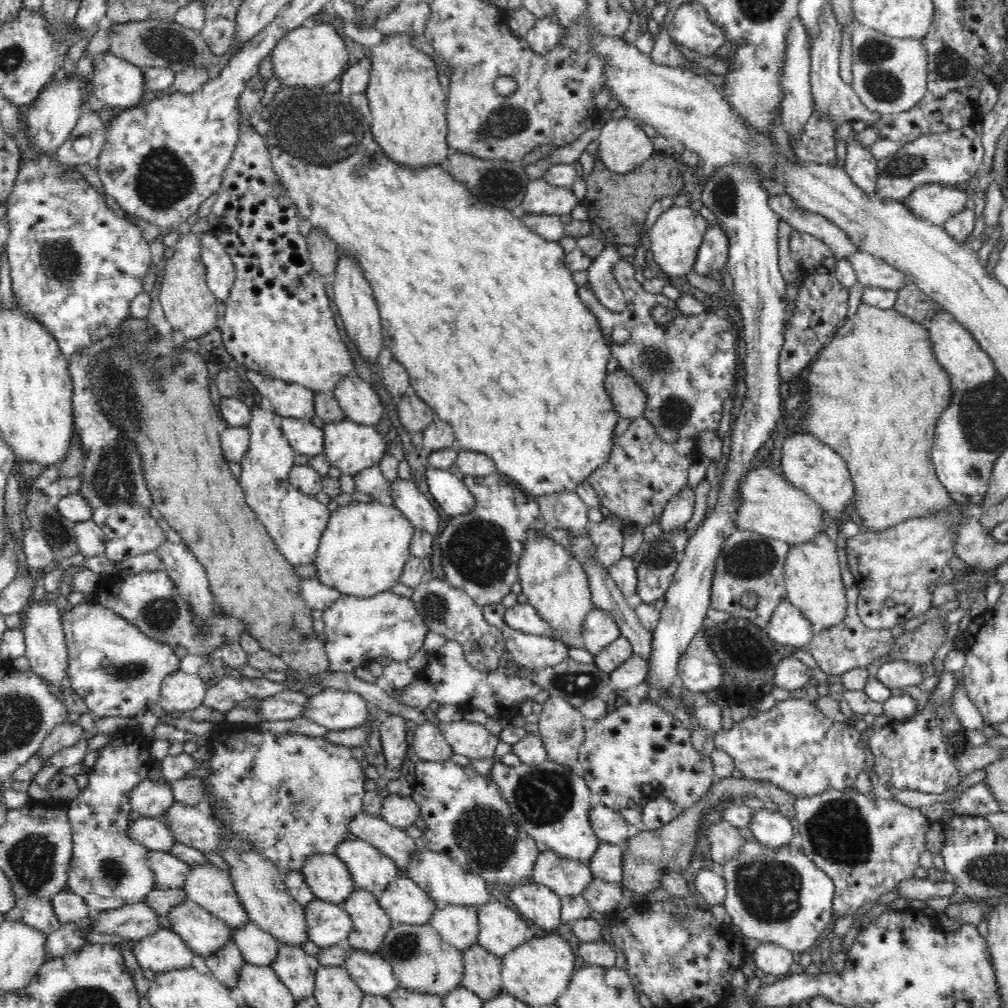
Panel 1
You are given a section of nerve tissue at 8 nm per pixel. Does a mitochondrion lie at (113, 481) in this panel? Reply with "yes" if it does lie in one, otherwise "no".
yes

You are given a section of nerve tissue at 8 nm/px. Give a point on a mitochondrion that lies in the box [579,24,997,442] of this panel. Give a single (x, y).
(881, 83)

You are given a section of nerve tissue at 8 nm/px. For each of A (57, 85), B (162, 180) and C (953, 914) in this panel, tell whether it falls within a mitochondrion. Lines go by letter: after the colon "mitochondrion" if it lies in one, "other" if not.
A: other
B: mitochondrion
C: other

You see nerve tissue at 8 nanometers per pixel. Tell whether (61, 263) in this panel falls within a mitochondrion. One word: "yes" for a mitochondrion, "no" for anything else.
yes

